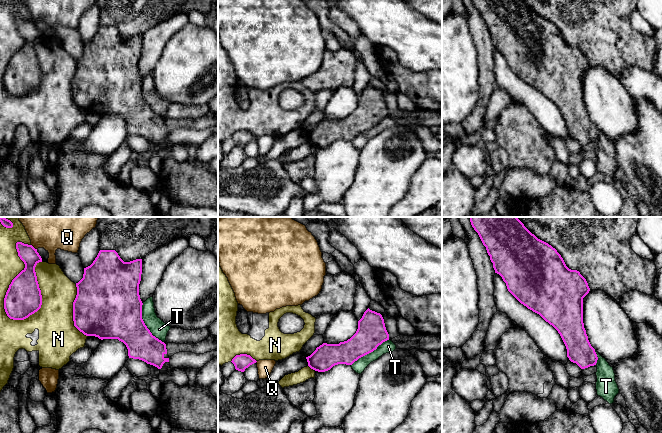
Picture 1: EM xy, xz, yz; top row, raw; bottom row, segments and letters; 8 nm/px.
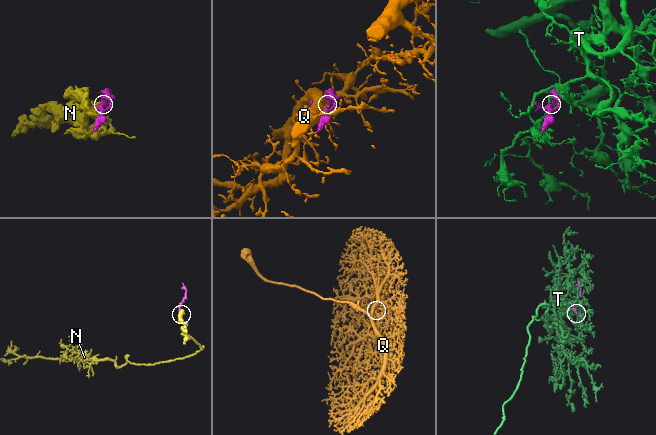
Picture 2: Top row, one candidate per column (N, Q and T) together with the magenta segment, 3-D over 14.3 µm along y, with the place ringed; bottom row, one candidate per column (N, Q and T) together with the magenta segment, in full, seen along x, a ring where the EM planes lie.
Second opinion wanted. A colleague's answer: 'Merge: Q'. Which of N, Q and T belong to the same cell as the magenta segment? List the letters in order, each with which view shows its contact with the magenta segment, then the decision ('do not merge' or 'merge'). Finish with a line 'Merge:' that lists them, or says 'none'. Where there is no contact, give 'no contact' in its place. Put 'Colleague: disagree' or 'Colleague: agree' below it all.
N: contact in xy; do not merge
Q: contact in xy; do not merge
T: contact in xy; do not merge
Merge: none
Colleague: disagree

